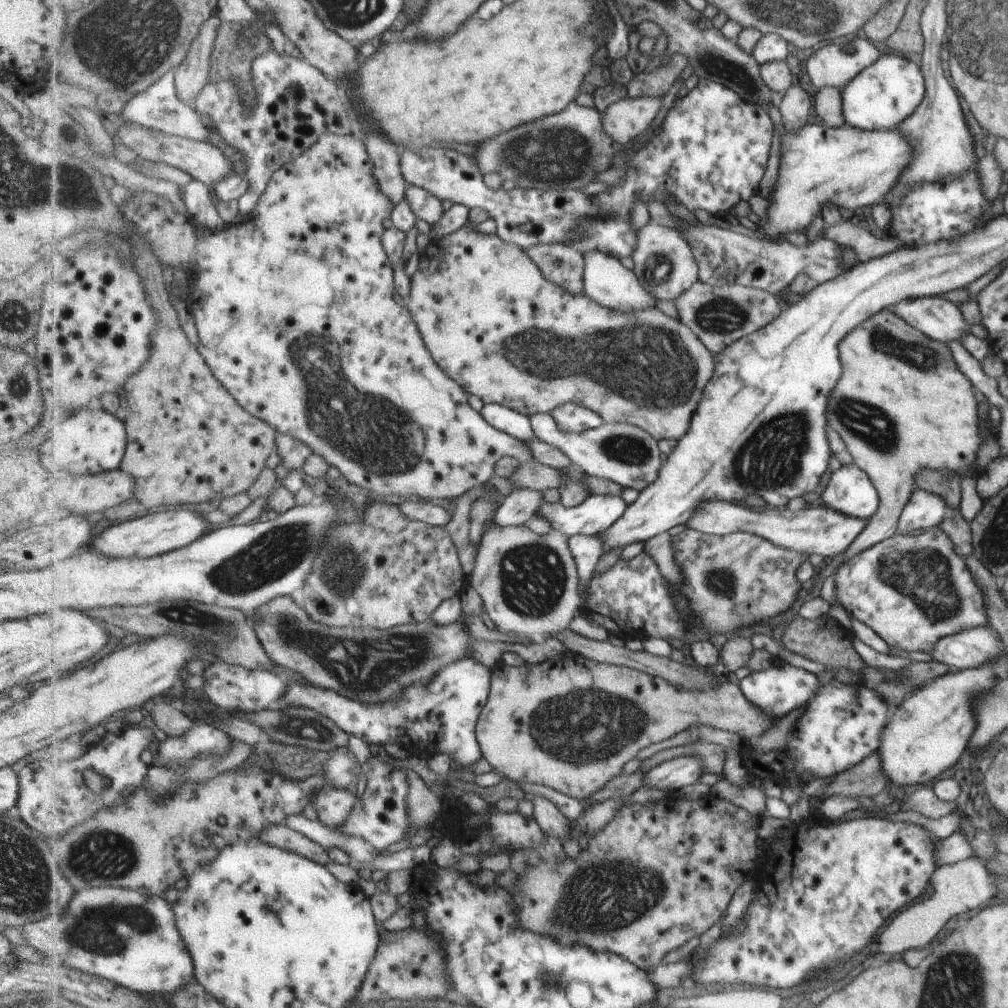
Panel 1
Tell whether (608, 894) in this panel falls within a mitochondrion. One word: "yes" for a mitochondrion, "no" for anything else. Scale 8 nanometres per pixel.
yes

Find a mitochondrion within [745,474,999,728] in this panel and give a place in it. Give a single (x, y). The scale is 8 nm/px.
(923, 576)

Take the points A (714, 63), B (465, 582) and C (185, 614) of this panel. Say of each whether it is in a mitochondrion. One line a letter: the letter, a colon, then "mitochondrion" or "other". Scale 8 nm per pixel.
A: mitochondrion
B: other
C: mitochondrion

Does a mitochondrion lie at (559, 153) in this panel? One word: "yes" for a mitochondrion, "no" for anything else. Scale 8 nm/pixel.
yes

